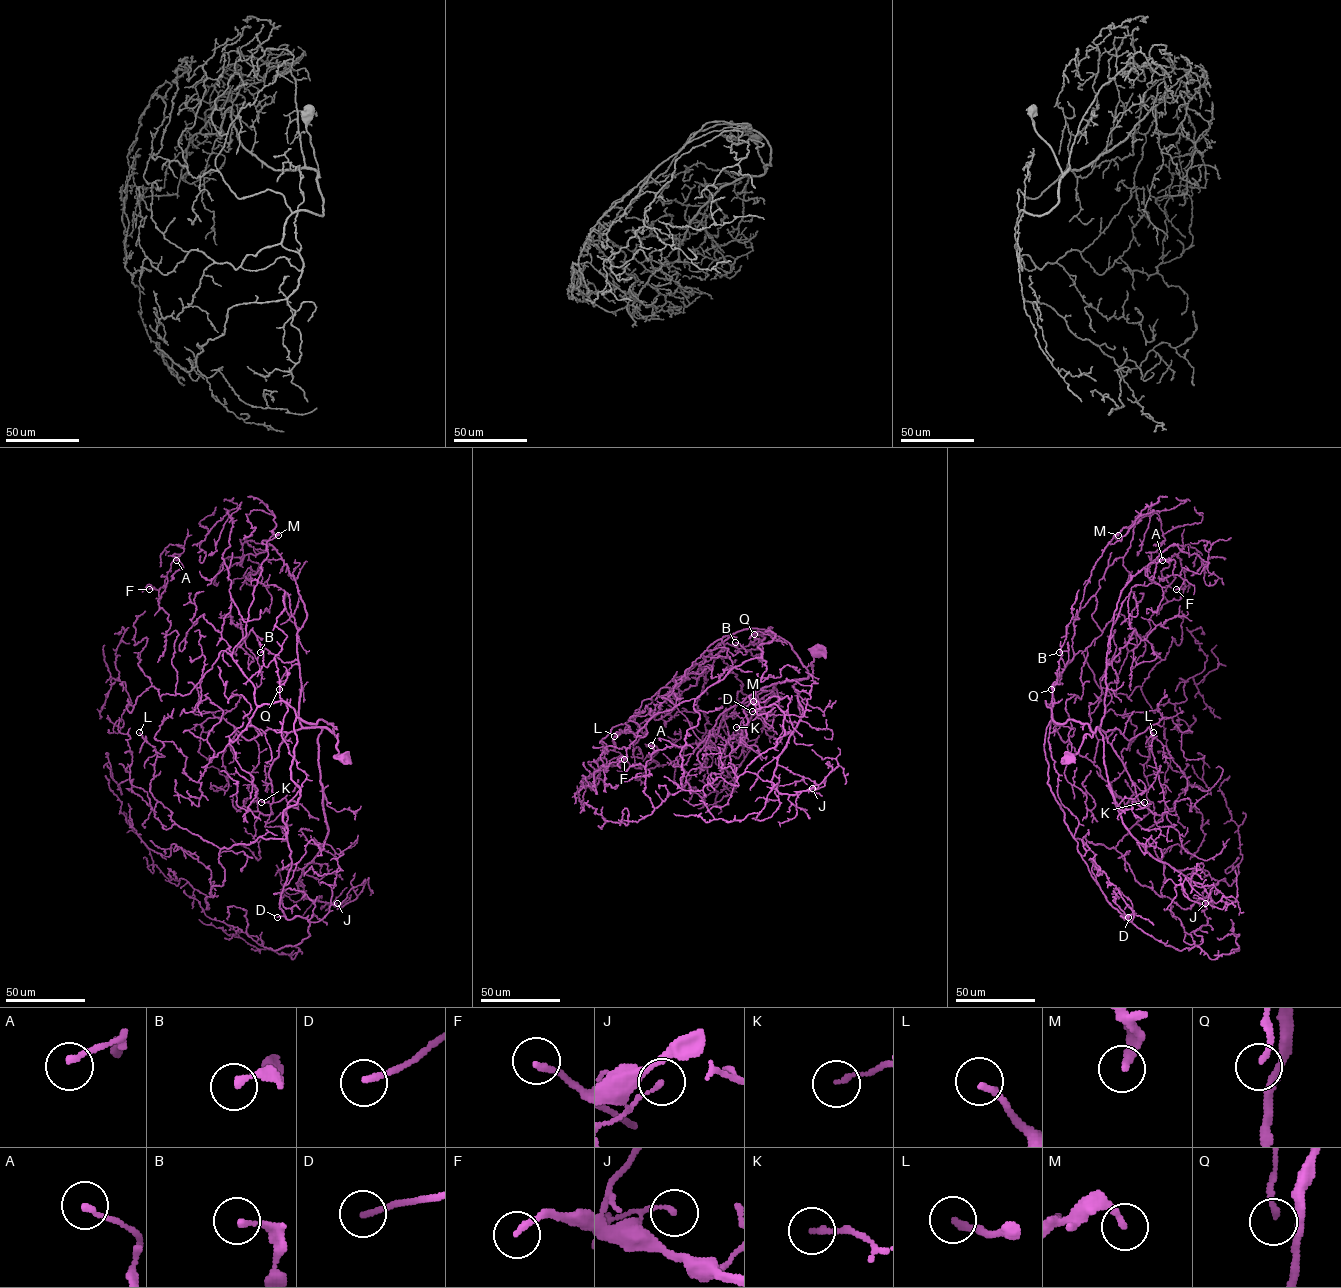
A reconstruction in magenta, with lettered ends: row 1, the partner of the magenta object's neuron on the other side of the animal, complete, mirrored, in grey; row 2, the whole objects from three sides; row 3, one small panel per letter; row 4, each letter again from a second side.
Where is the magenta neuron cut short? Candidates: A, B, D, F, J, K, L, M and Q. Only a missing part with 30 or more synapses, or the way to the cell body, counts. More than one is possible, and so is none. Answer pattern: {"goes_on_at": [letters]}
{"goes_on_at": ["D"]}

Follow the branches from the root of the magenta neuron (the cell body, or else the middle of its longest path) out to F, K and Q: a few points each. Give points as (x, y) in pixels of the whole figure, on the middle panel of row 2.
F: (819, 652), (809, 676), (783, 639), (736, 631), (650, 698), (634, 766), (624, 759)
K: (819, 652), (818, 655), (812, 655), (810, 676), (778, 682), (759, 690), (743, 710), (747, 723), (736, 727)
Q: (819, 652), (809, 676), (771, 627), (773, 639), (758, 647), (761, 662), (763, 644), (782, 641), (754, 634)

